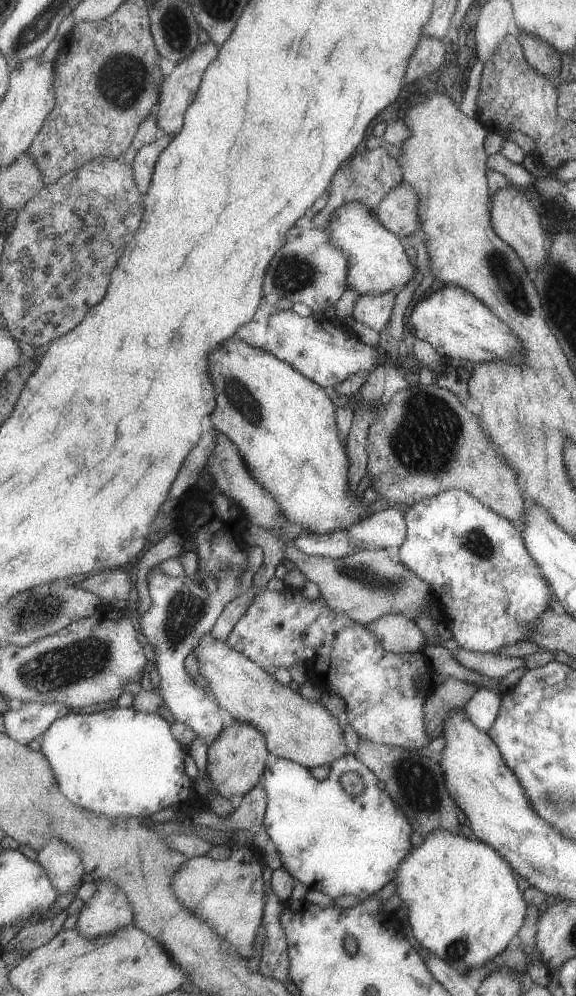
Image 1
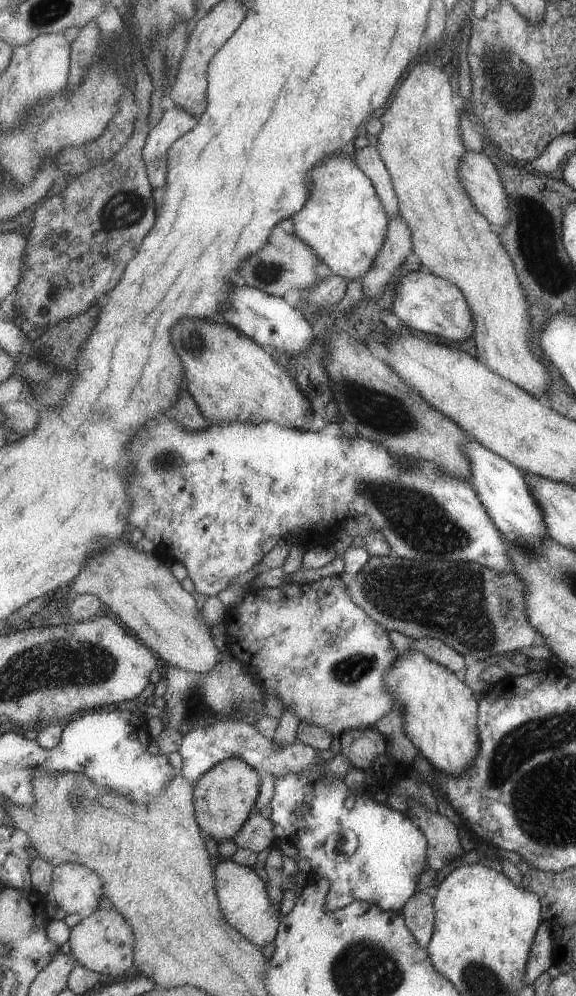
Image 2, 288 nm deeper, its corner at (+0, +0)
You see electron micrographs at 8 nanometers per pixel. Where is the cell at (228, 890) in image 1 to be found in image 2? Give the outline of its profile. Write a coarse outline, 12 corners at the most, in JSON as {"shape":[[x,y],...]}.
{"shape":[[231,860],[215,866],[223,916],[261,950],[277,942],[267,882]]}

